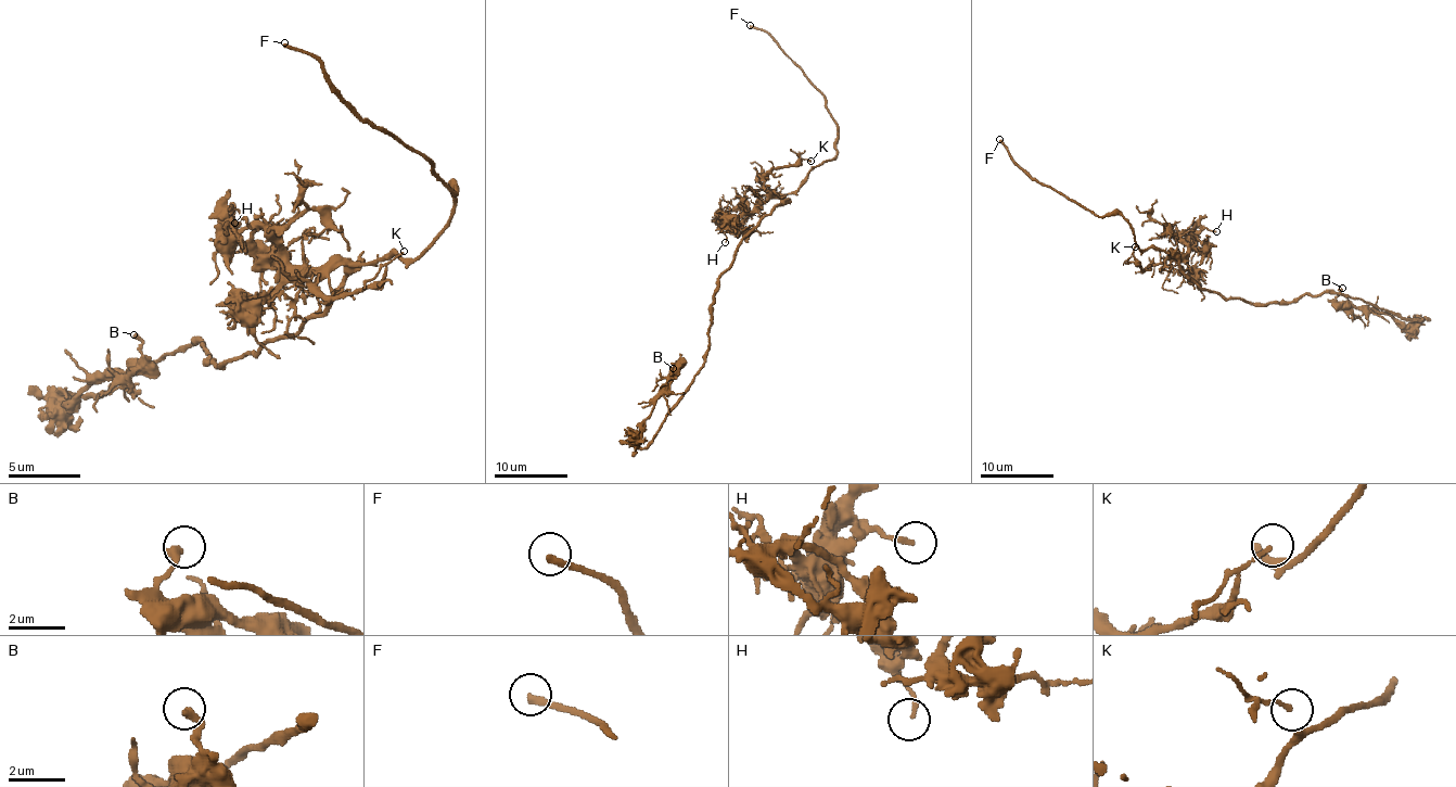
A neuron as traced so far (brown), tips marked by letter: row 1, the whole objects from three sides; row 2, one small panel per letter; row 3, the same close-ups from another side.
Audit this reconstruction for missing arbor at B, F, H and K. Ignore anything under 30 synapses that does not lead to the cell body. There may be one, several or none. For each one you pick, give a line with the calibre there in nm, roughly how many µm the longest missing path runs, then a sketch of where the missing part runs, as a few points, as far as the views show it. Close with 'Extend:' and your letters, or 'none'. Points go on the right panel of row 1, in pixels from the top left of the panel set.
F: calibre 240 nm; missing 30 µm
Extend: F

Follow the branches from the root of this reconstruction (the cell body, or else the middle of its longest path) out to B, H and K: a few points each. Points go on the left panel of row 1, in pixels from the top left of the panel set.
B: (256, 352), (213, 363), (195, 341), (112, 392), (65, 398), (130, 370), (141, 355), (133, 334)
H: (256, 352), (321, 313), (342, 266), (292, 266), (259, 226), (238, 230), (234, 223)
K: (256, 352), (324, 308), (342, 280), (335, 262), (314, 288), (349, 294), (371, 288), (404, 251)

